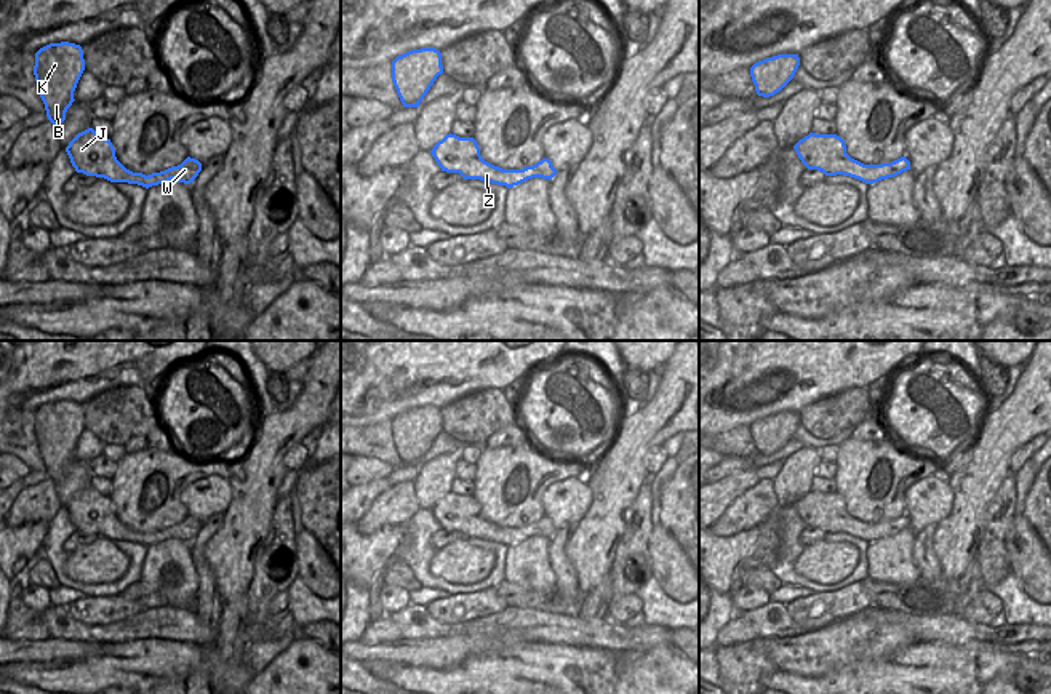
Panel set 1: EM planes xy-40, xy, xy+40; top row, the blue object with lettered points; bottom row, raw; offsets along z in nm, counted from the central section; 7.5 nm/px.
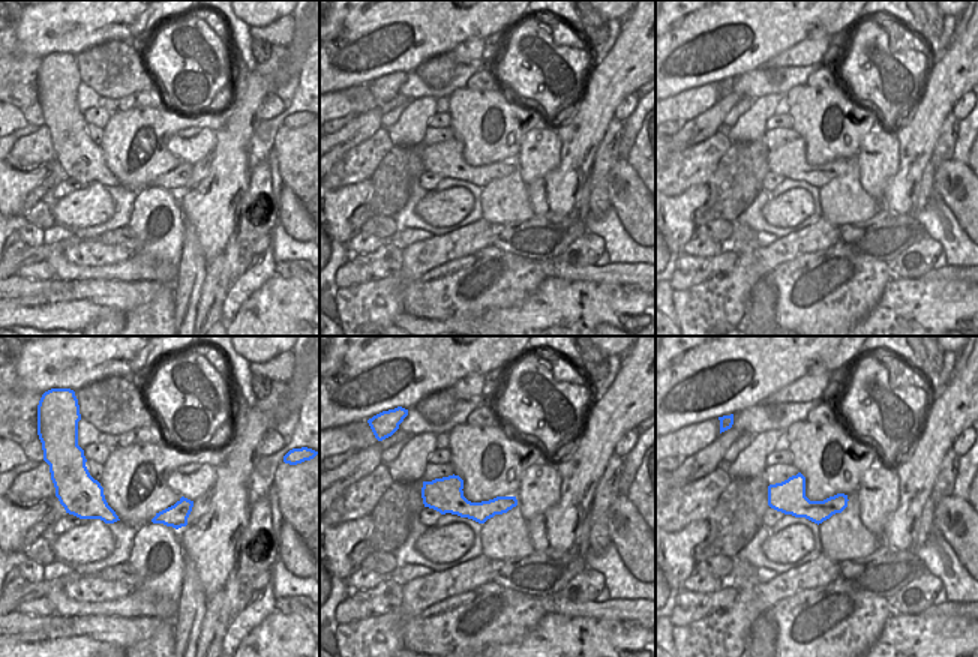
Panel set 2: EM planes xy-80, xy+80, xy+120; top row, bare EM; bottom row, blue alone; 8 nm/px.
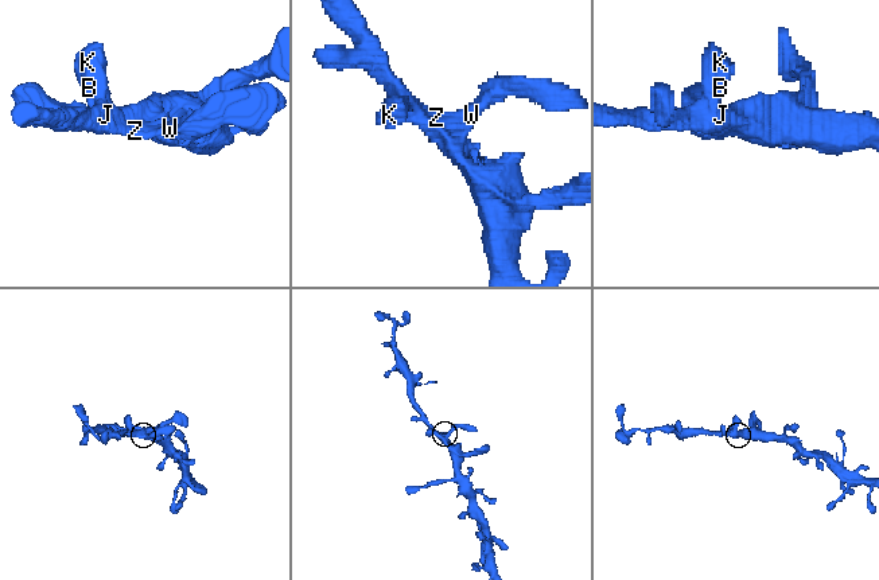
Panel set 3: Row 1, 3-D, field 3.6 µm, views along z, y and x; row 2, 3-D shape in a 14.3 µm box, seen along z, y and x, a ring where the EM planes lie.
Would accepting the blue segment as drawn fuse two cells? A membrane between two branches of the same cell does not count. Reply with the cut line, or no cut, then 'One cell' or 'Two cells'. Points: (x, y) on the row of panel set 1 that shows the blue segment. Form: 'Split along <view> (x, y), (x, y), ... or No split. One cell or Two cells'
No split. One cell

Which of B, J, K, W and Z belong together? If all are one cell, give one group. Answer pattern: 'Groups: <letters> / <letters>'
Groups: B J K W Z

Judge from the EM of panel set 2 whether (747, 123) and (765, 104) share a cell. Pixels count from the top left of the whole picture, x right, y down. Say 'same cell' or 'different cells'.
same cell

